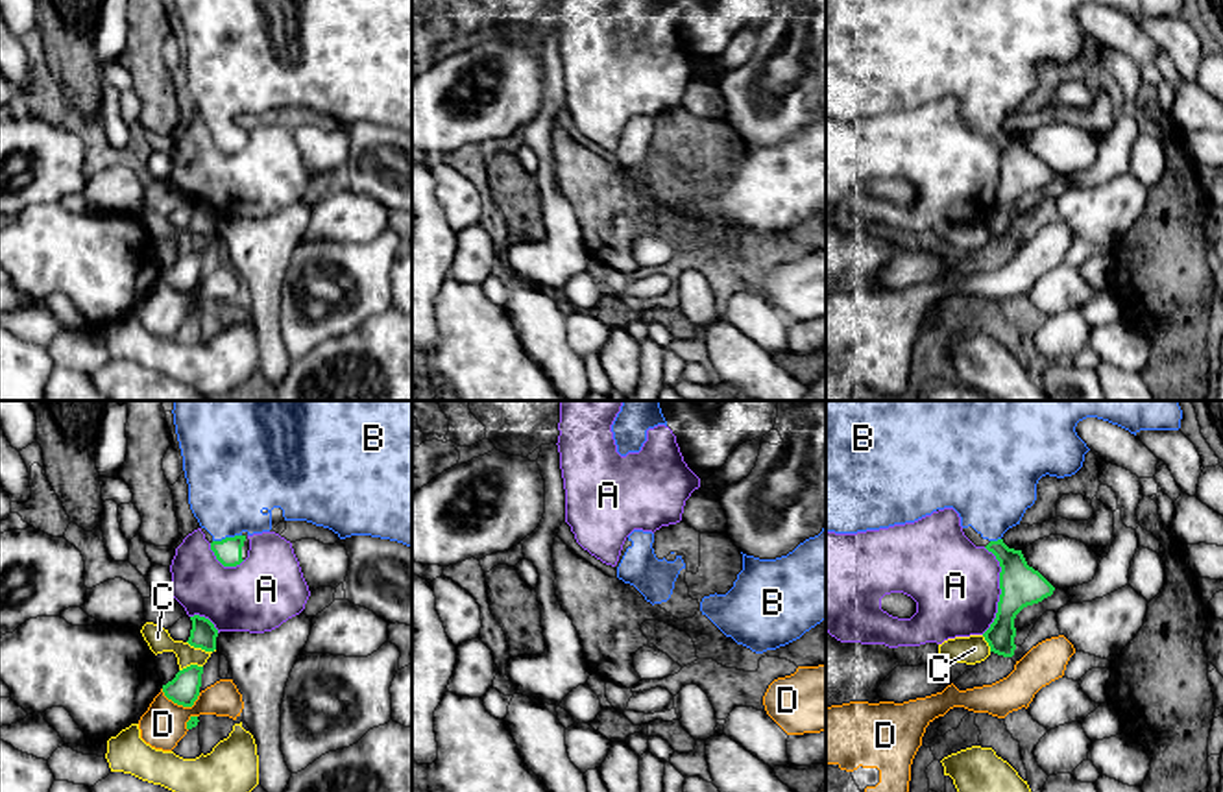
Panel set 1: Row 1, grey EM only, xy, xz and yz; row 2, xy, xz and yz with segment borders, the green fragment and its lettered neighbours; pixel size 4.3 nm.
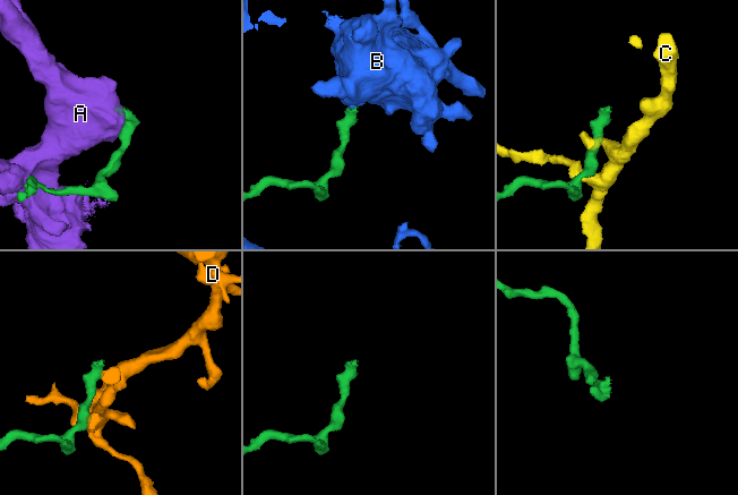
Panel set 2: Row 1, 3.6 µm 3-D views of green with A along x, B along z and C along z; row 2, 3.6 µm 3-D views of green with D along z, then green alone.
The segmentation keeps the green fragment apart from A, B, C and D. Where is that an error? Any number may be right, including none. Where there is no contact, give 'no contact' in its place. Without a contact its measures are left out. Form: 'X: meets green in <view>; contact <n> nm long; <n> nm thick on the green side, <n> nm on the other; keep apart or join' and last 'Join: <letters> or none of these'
A: meets green in yz; contact 380 nm long; 180 nm thick on the green side, 380 nm on the other; keep apart
B: meets green in xy; contact 130 nm long; 120 nm thick on the green side, 380 nm on the other; join
C: meets green in xy; contact 130 nm long; 120 nm thick on the green side, 100 nm on the other; keep apart
D: meets green in xy; contact 180 nm long; 140 nm thick on the green side, 190 nm on the other; keep apart
Join: B

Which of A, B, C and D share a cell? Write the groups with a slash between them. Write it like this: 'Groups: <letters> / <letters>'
Groups: A / B / C / D

